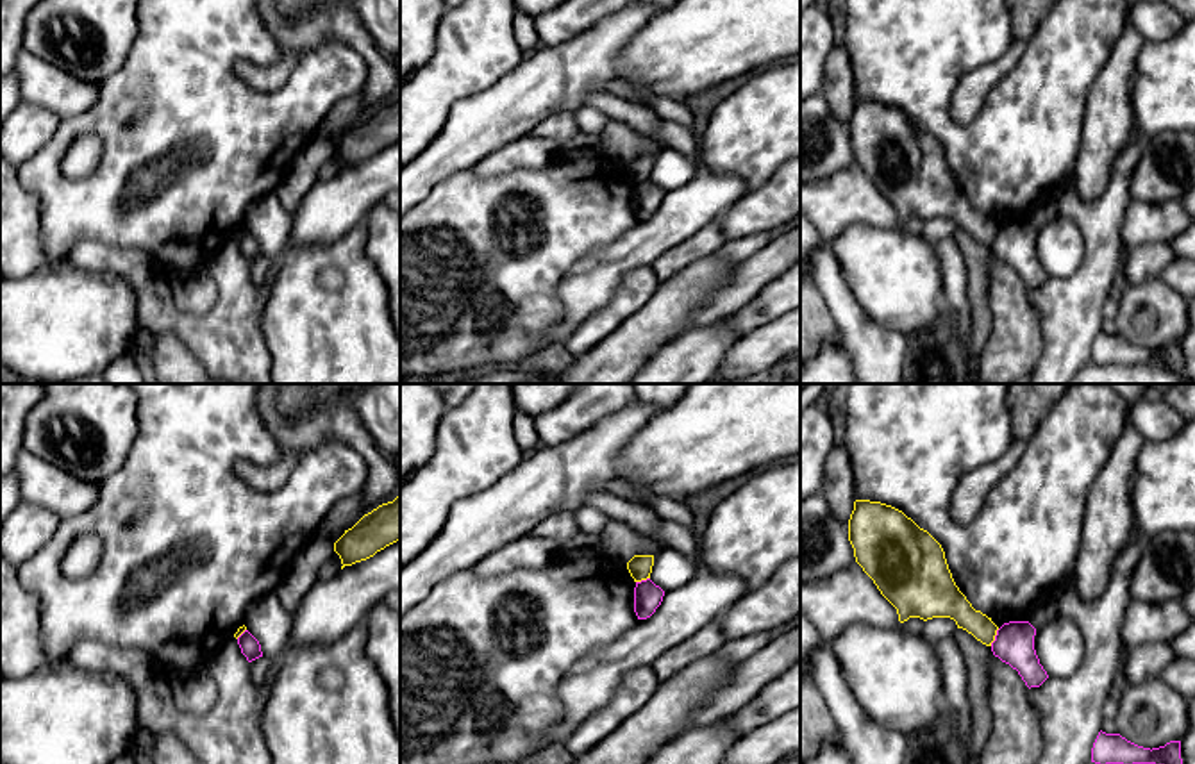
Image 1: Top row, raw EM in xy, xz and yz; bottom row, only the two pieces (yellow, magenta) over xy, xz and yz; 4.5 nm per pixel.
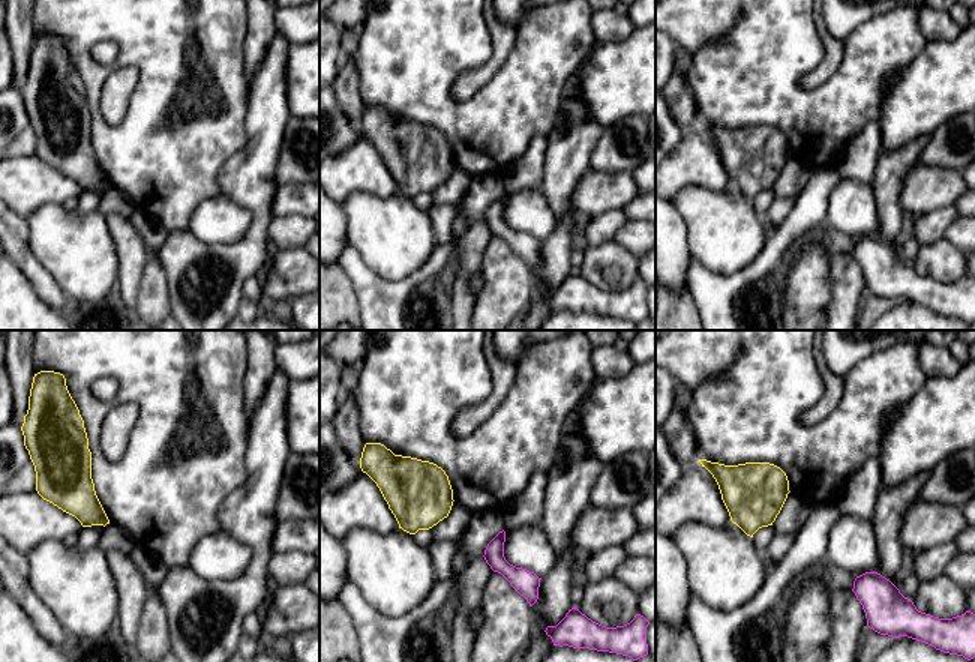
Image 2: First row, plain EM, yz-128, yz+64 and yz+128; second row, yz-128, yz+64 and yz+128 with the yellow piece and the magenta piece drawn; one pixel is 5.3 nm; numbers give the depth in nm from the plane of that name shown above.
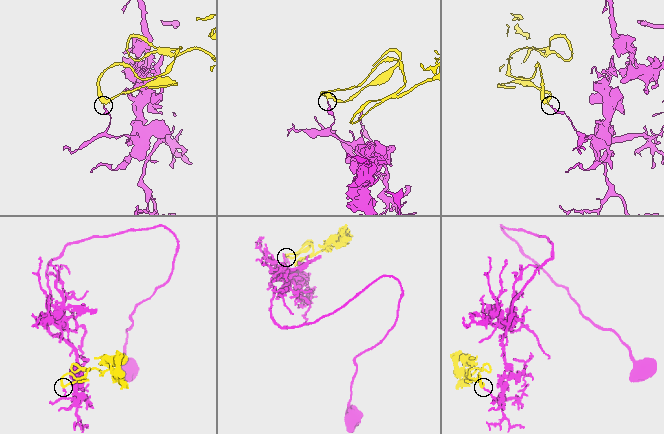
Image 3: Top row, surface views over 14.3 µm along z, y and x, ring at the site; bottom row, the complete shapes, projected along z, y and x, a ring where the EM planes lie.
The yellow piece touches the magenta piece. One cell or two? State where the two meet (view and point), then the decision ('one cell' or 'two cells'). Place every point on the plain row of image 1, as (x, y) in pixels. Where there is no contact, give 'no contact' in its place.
meets yellow in yz at (994, 238); two cells

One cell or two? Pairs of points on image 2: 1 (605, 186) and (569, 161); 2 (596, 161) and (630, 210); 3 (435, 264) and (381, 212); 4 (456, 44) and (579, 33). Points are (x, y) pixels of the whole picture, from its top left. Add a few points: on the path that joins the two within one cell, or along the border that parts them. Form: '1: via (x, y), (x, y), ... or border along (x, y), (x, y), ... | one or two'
1: border along (587, 167), (576, 182), (569, 203) | two
2: border along (638, 165), (630, 173), (600, 173), (588, 168) | two
3: border along (435, 242), (431, 257), (402, 279) | two
4: via (444, 90), (456, 107), (500, 107), (533, 74) | one

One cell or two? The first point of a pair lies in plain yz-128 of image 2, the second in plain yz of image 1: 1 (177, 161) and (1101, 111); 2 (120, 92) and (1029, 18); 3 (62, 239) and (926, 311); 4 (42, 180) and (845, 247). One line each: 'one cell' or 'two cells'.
1: two cells
2: one cell
3: one cell
4: two cells

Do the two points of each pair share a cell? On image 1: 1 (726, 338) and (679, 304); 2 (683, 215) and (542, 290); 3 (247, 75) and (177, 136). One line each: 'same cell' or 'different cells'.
1: same cell
2: different cells
3: different cells

